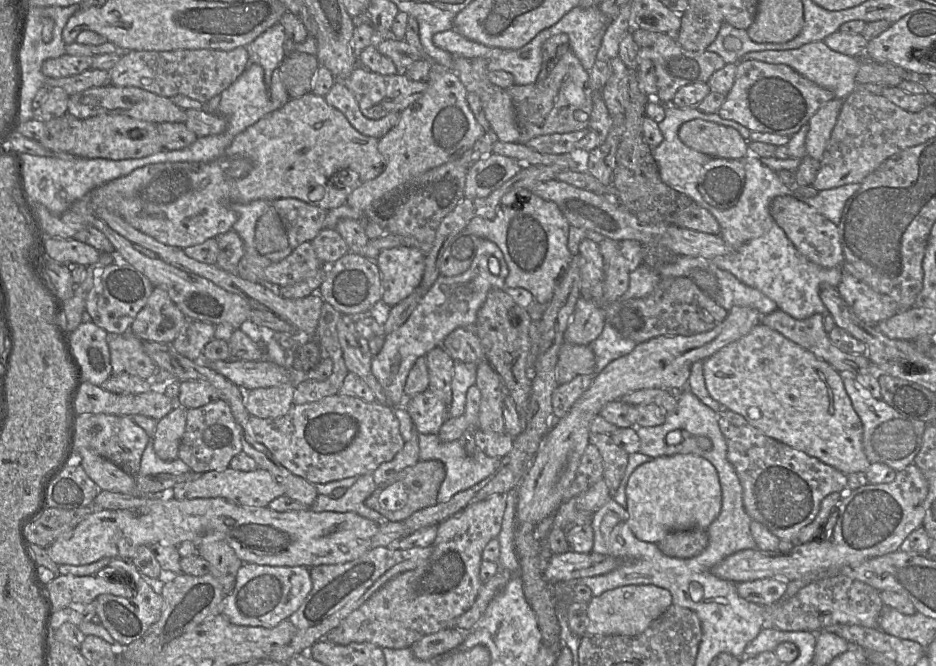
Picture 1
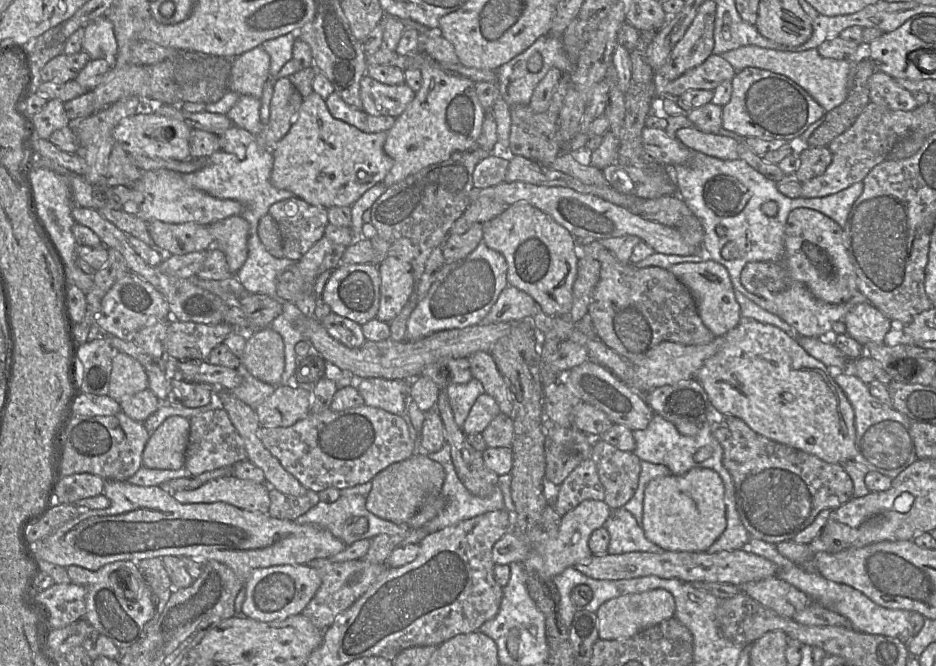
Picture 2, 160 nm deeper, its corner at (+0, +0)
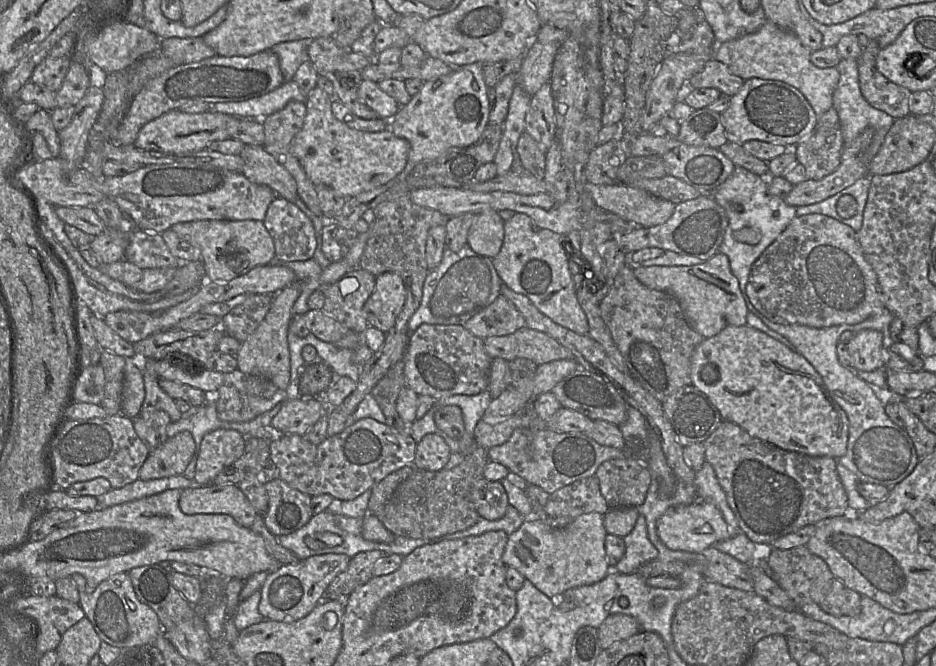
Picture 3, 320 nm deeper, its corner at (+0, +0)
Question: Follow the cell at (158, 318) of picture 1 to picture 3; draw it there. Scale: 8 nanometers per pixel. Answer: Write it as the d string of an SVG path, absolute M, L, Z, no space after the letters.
M144 358L141 370L144 380L145 398L140 410L140 416L149 416L157 410L165 411L171 422L176 422L182 417L175 400L165 393L159 386L159 377L155 371L156 360Z

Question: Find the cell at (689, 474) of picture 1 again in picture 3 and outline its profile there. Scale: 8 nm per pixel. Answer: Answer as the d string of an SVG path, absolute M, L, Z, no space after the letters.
M710 502L669 508L657 521L657 534L665 546L674 551L701 553L720 541L733 537L721 511Z

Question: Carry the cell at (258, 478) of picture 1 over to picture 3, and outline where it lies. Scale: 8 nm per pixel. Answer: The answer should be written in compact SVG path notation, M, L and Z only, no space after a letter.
M209 484L182 490L179 507L186 515L227 514L250 528L258 512L235 484Z

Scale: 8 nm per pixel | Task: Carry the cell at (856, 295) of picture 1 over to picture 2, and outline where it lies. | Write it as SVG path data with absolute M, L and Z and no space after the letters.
M866 301L855 305L842 321L846 333L861 345L884 343L885 335L895 324L879 309Z

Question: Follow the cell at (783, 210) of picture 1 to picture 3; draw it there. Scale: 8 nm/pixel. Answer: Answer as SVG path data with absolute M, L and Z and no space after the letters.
M823 214L794 218L754 262L746 293L753 306L773 322L826 328L855 325L887 307L878 277L866 260L857 232Z

